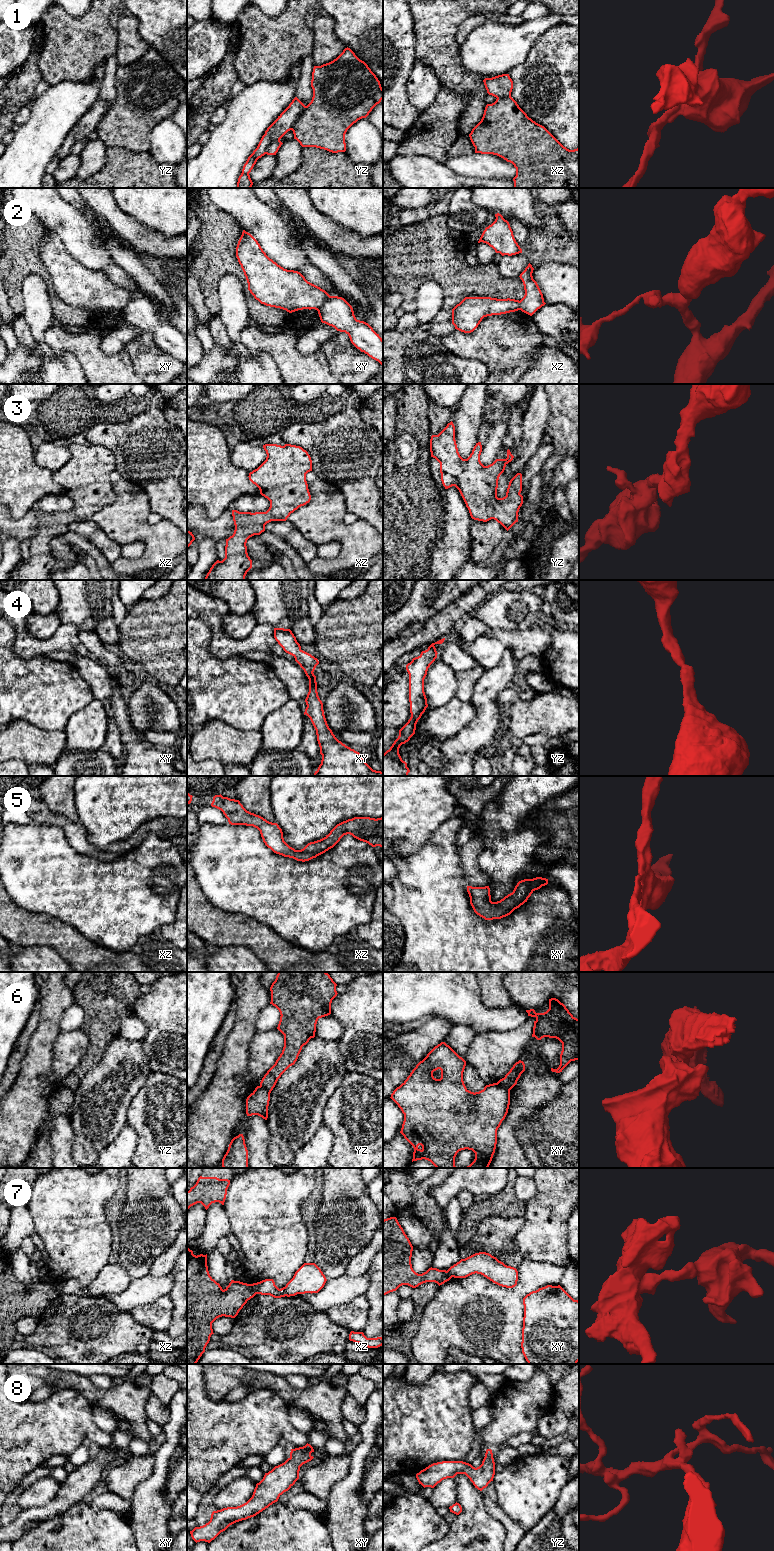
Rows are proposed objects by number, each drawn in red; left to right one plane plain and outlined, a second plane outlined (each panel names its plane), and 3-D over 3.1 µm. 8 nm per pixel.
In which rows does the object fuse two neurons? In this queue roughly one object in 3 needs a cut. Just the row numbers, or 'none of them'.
2, 6, 7

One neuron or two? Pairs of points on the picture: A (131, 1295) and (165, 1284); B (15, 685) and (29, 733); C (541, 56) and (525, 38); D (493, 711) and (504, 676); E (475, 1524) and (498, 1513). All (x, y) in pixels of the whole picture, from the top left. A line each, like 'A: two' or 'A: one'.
A: one
B: two
C: two
D: one
E: two

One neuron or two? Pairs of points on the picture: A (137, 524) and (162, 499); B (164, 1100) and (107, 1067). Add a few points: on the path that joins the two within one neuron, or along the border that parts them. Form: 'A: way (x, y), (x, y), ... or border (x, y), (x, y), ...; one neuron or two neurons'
A: border (143, 489), (148, 497), (150, 511); two neurons
B: border (151, 1072), (129, 1107); two neurons

